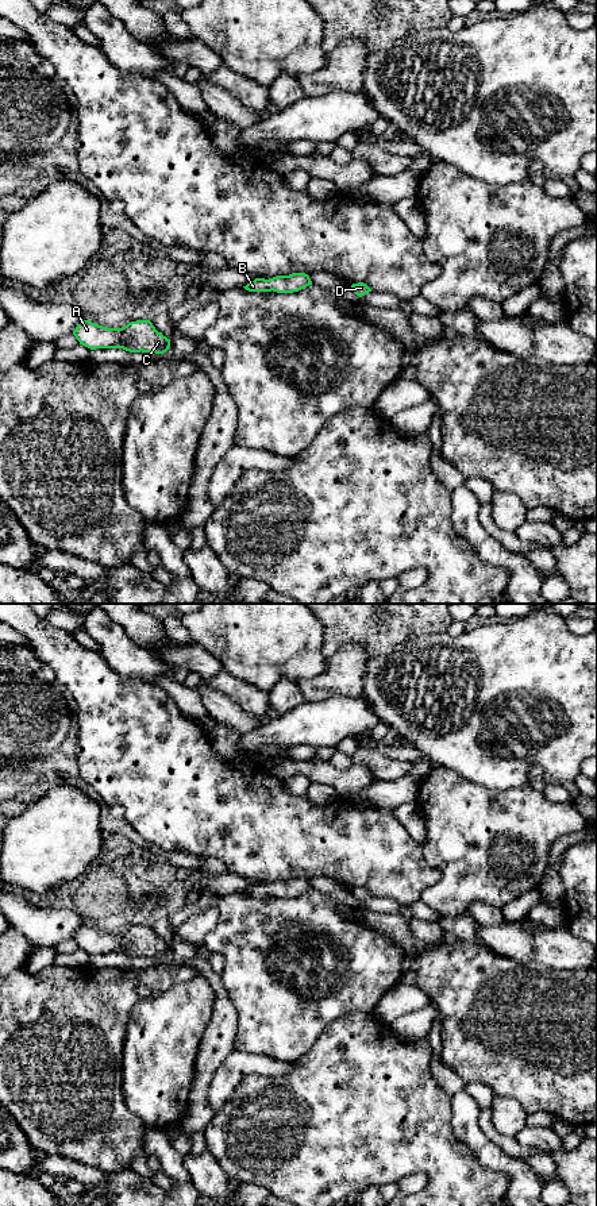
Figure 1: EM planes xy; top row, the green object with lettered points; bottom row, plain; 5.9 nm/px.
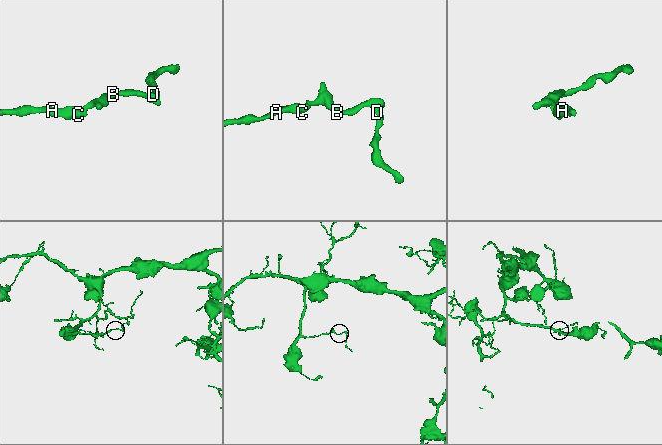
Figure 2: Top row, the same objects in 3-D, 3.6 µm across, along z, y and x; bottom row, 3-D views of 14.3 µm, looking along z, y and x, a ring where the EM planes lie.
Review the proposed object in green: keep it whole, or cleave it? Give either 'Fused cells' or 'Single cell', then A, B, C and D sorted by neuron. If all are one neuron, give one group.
Single cell. Groups: A B C D

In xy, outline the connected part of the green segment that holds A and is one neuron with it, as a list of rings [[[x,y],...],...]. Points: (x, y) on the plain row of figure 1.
[[[84,925],[73,940],[80,949],[96,953],[123,953],[130,958],[163,959],[170,952],[170,944],[155,935],[150,925],[131,926],[122,933],[108,933]]]

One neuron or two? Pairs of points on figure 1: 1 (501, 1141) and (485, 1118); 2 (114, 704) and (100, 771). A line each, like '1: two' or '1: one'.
1: one
2: one

